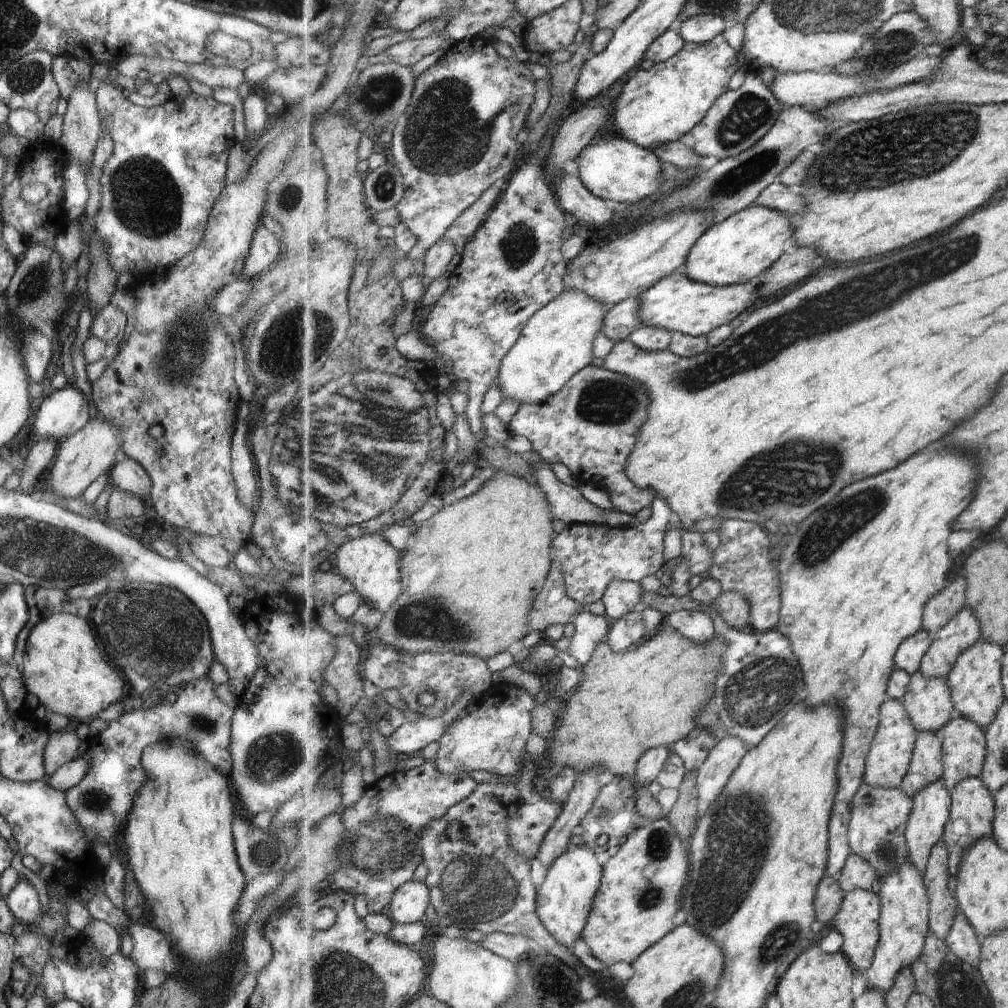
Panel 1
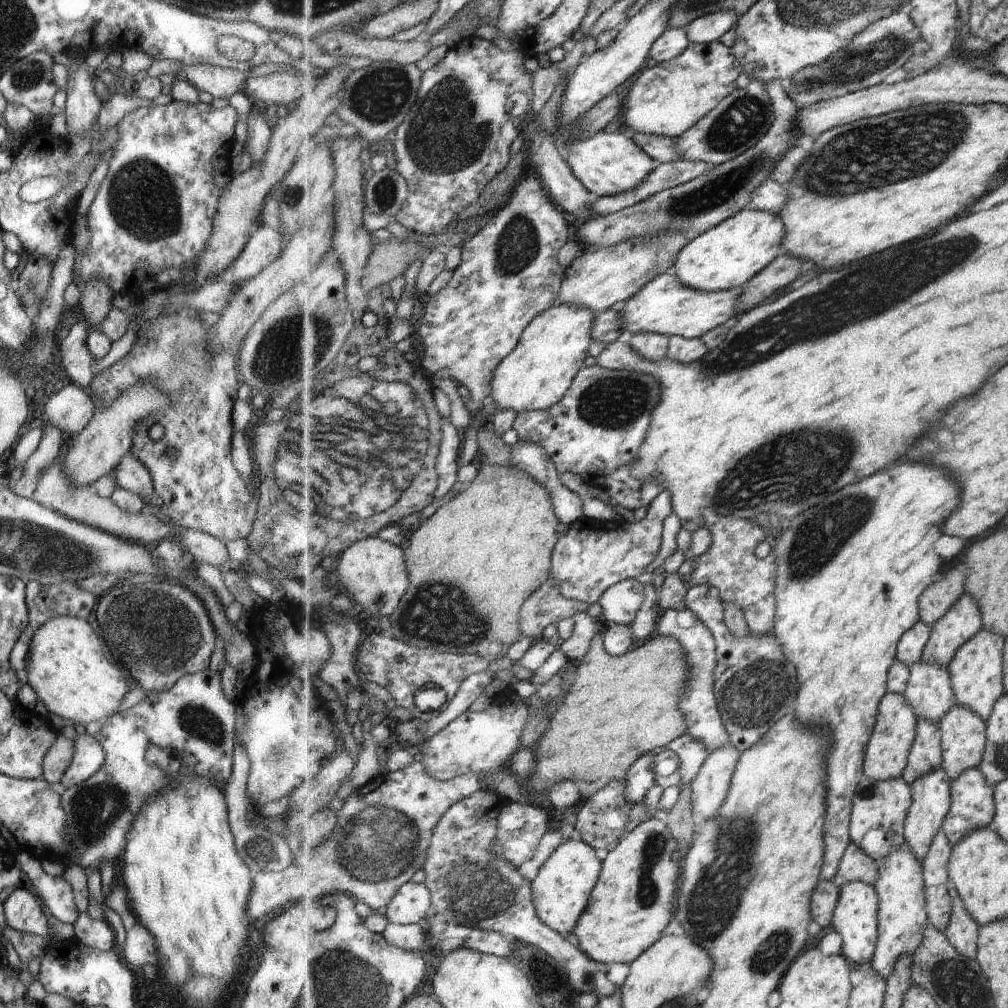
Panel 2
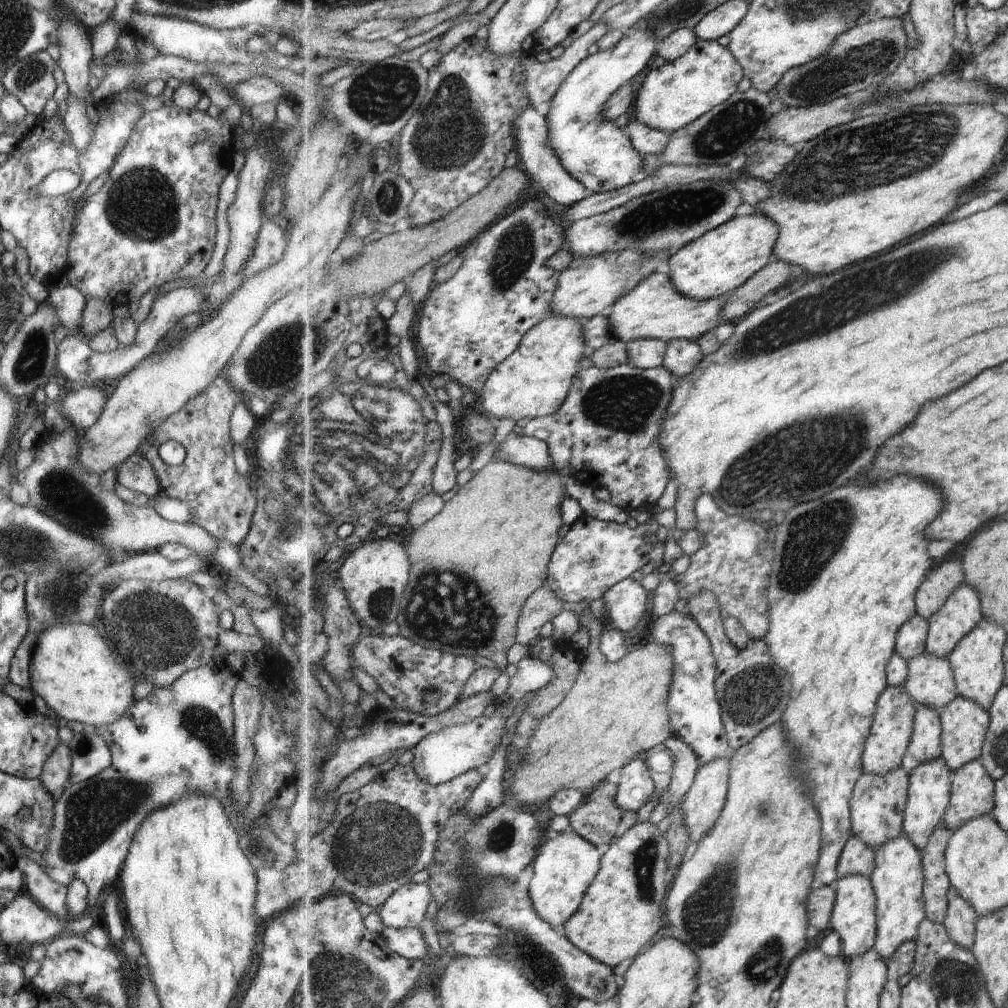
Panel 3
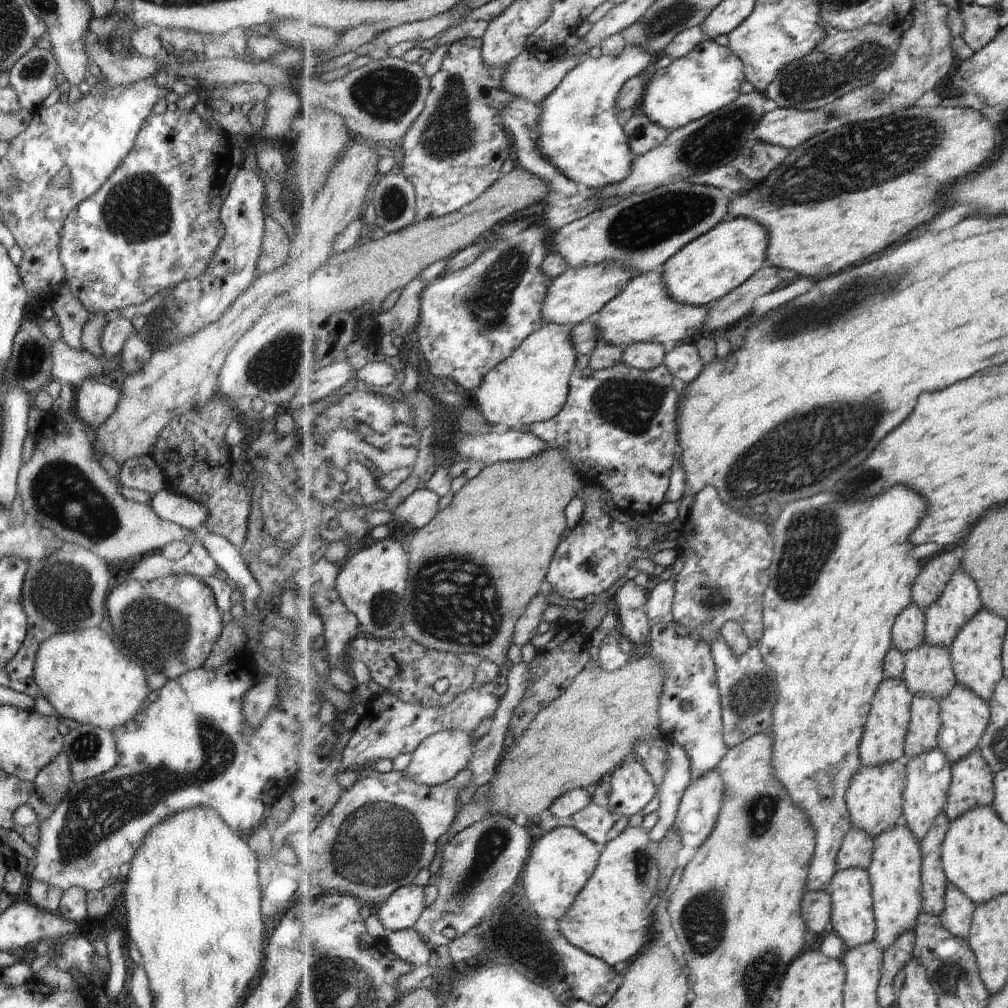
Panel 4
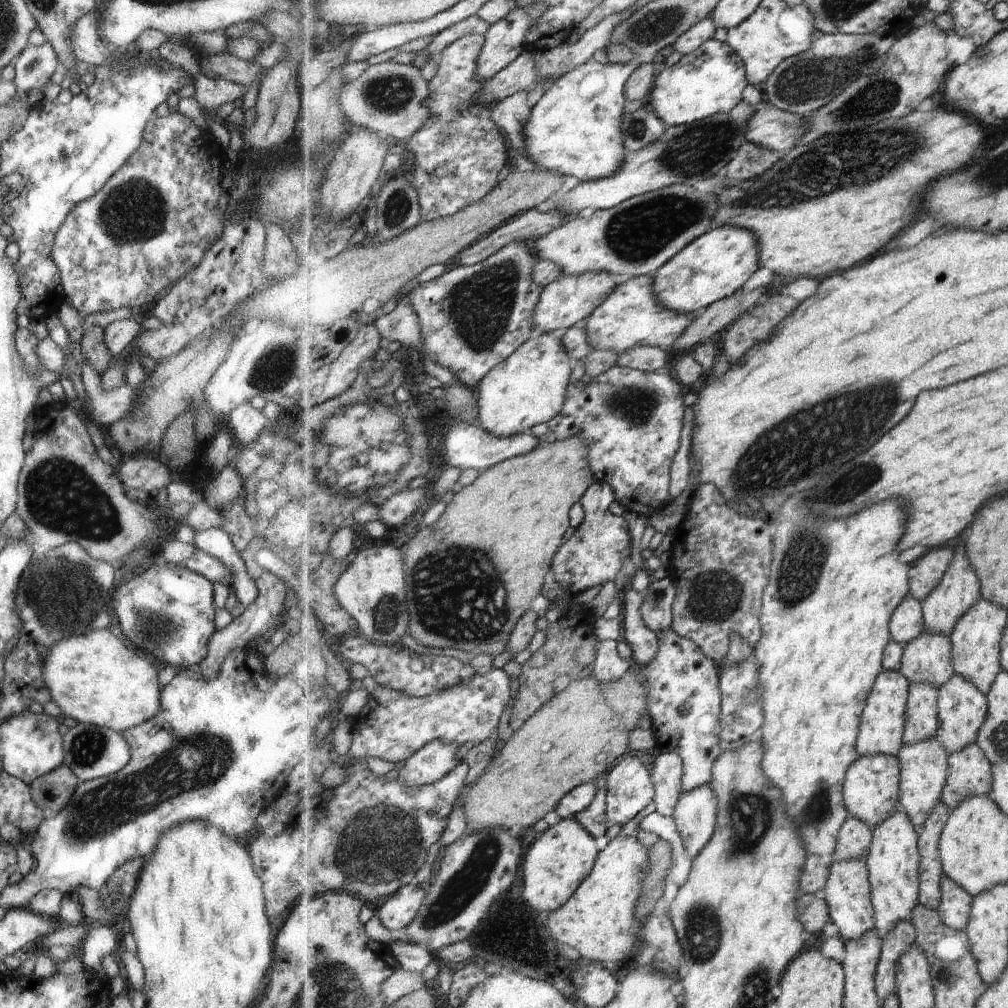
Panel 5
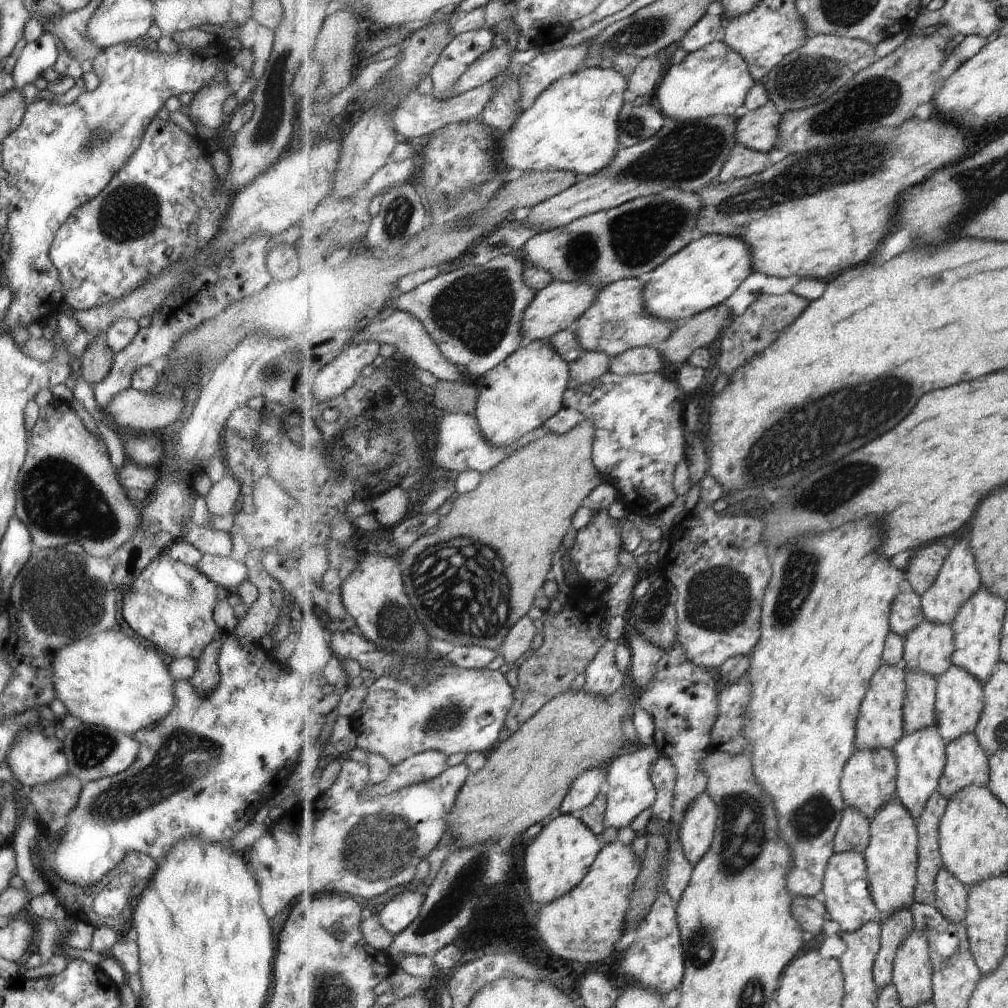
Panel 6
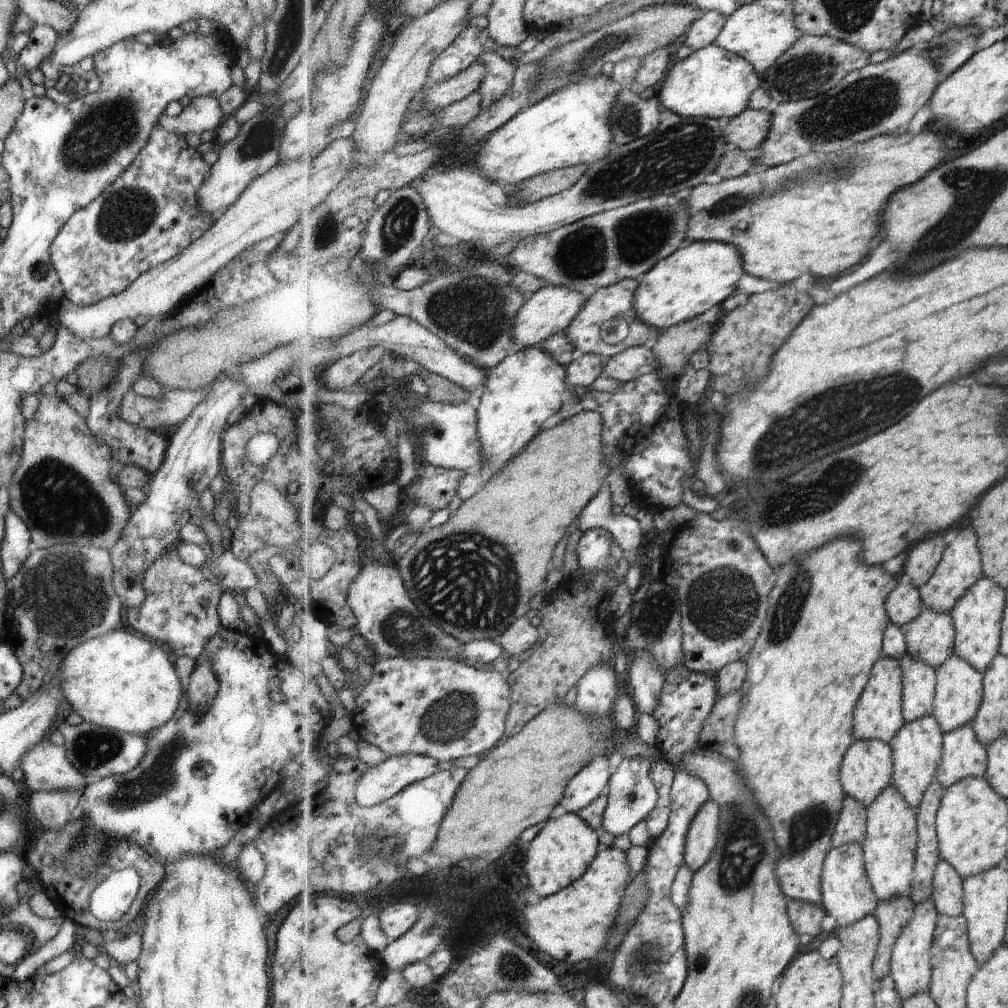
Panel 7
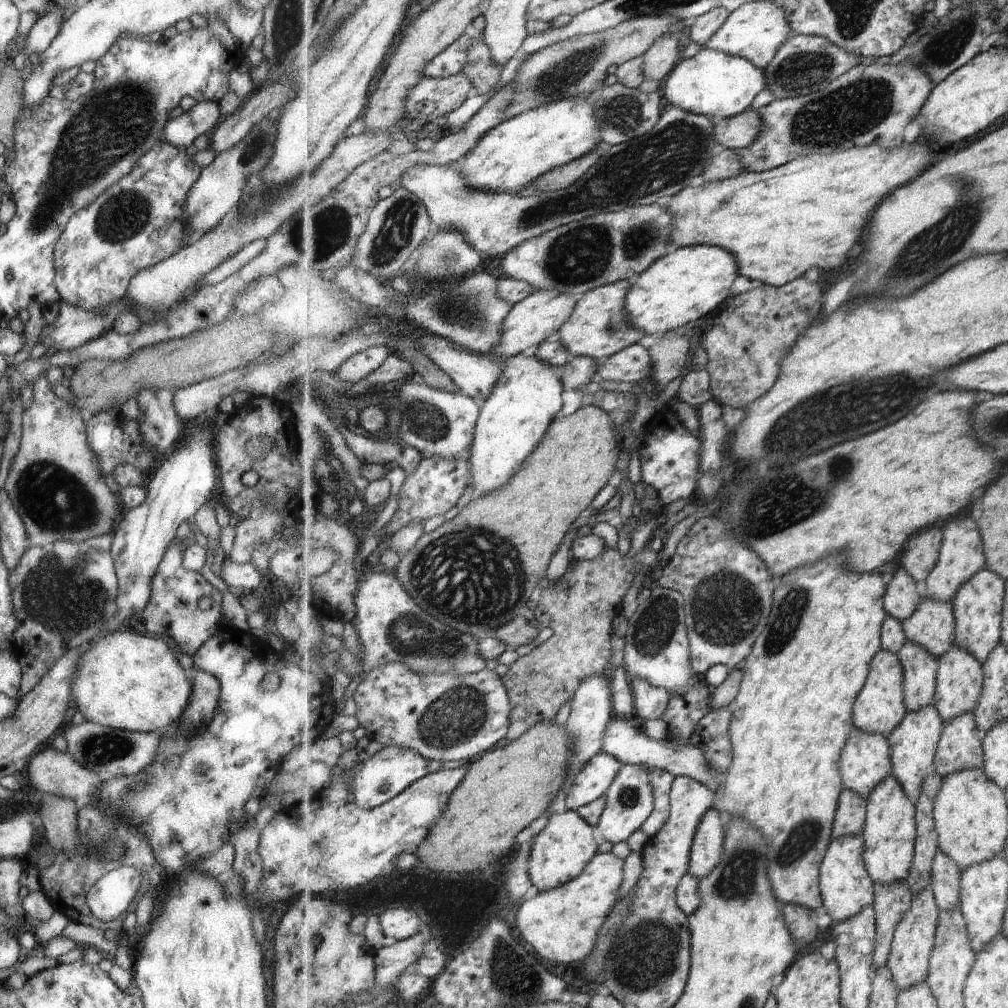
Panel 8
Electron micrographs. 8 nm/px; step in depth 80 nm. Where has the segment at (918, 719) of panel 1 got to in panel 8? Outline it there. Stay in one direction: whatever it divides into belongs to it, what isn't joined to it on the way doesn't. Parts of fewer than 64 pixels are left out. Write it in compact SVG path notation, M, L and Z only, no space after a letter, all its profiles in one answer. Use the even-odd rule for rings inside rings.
M922 598L915 614L903 622L906 637L925 647L938 659L956 644L956 613L953 603Z

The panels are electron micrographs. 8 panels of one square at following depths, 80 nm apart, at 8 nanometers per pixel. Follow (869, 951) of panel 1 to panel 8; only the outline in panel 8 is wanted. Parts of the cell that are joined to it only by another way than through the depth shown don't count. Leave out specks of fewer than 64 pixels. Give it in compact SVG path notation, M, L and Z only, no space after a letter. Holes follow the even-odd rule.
M861 835L841 837L832 841L821 866L821 892L824 907L836 923L848 921L864 909L873 907L876 900L876 884L864 861L864 837Z

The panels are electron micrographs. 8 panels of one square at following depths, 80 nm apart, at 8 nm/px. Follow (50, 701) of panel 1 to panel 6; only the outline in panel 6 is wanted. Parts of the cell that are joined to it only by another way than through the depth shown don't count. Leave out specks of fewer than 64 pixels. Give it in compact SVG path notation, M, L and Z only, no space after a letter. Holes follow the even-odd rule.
M117 627L81 638L62 646L53 655L50 669L53 671L52 685L55 698L58 698L66 712L79 718L81 723L101 725L108 729L133 734L141 727L149 726L163 718L172 707L172 682L167 674L167 666L158 650L145 648L122 634Z

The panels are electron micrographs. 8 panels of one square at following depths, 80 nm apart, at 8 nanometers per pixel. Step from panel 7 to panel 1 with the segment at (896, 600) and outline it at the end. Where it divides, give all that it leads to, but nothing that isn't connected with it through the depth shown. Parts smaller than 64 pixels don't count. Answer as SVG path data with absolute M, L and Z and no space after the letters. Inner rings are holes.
M921 629L912 637L906 638L896 654L896 668L913 676L922 667L922 660L932 645L933 637Z

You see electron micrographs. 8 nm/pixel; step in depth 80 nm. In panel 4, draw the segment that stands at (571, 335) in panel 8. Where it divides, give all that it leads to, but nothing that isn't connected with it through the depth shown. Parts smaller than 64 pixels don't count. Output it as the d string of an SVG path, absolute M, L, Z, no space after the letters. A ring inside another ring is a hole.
M659 272L639 273L600 313L572 326L572 341L580 354L592 354L602 343L621 347L640 342L659 343L666 347L685 342L697 332L703 332L710 313L709 306L693 306L677 302L669 293L664 276Z

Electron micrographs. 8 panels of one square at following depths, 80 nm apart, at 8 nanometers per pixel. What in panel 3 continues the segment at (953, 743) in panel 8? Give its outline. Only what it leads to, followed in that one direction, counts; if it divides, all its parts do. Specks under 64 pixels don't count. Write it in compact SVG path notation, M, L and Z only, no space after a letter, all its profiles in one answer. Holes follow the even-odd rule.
M973 760L952 774L952 805L944 822L953 832L965 822L992 814L996 806L996 784L980 760Z

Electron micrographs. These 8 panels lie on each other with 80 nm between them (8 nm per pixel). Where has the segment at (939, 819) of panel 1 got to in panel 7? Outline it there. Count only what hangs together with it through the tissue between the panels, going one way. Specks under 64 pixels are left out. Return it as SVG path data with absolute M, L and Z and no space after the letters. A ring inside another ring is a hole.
M934 715L906 724L900 733L889 743L893 749L893 784L903 798L918 810L924 794L936 779L943 760L944 732Z

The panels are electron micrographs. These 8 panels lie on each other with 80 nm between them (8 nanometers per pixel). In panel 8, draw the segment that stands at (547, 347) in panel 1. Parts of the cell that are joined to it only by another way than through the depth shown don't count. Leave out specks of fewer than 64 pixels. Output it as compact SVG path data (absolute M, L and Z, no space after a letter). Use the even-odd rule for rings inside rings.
M532 351L519 353L504 360L503 372L491 390L491 394L484 400L476 424L475 440L469 460L472 468L470 485L474 496L496 491L518 473L521 465L527 462L531 453L544 440L555 414L563 408L563 398L561 398L563 390L564 382L556 367L546 363Z

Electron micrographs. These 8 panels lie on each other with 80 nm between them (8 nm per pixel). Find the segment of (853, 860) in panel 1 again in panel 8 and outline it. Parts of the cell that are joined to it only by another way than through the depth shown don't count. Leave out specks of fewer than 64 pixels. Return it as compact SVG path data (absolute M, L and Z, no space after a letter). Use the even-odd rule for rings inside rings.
M844 789L840 796L840 808L832 832L832 840L864 833L868 800L860 794Z

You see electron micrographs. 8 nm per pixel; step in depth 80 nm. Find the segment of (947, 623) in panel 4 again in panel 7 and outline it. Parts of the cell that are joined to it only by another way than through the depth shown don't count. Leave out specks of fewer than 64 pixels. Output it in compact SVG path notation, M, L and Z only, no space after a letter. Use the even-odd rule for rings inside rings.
M969 521L956 526L949 534L948 546L944 550L944 557L938 570L929 582L919 588L925 608L941 613L951 614L961 597L984 577L983 562L979 542L974 530L971 530Z

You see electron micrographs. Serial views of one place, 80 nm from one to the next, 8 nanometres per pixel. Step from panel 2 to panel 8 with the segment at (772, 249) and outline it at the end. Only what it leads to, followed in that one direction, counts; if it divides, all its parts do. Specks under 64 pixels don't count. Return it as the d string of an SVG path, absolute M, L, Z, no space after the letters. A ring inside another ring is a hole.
M695 245L675 248L661 260L655 261L643 274L639 275L637 282L629 291L626 299L626 309L631 325L642 330L644 334L666 332L681 328L689 322L699 320L703 316L717 313L733 297L731 286L739 278L740 270L737 259L725 247L713 245Z

